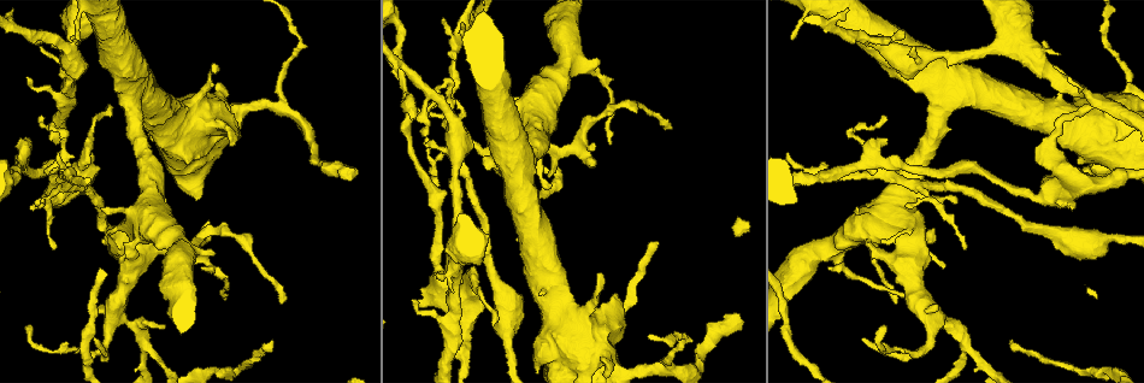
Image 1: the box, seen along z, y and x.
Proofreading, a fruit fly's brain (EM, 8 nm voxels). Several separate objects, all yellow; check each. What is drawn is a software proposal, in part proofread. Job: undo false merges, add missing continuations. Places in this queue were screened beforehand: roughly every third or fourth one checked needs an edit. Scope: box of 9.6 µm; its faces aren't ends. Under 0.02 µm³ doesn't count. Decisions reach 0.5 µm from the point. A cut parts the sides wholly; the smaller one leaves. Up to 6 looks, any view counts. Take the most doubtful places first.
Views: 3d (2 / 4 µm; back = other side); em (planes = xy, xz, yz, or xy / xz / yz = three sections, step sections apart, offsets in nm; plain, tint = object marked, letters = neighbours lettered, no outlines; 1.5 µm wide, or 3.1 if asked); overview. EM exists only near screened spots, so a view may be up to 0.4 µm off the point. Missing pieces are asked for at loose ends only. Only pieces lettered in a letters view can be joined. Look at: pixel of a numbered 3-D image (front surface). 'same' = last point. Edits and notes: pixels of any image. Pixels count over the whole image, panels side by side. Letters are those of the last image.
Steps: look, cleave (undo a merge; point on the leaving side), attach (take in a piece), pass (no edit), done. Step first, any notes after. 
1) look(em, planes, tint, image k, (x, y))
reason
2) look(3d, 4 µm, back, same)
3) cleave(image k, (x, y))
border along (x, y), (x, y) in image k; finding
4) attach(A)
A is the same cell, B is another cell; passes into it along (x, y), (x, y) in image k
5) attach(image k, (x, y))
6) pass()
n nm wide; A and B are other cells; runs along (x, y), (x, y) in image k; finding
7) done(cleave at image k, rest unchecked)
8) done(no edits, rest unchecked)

look(em, xz, step 8, letters, image 1, (741, 318))
long arm stops here

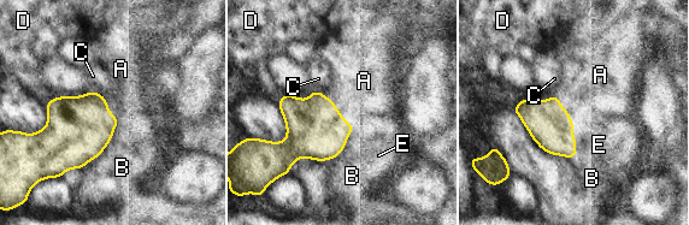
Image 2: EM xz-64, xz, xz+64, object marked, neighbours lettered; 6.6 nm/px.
look(em, planes, letters, same)

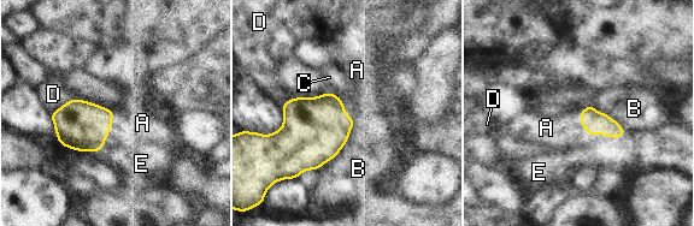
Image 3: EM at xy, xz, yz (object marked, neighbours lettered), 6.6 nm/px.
attach(A)
A is the same cell, B, C, D and E are other cells; passes into it along (315, 130), (342, 106), (365, 100) in image 3; it goes on there

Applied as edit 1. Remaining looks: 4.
look(3d, 4 µm, image 1, (66, 140))
abrupt turn

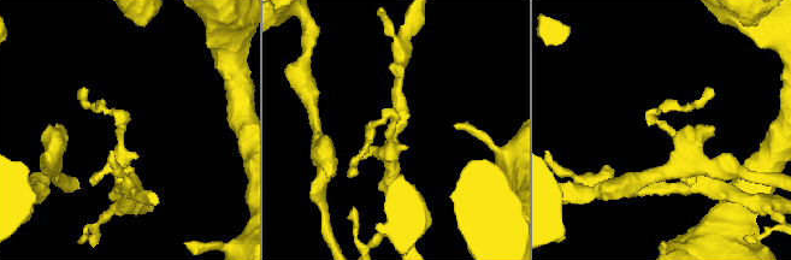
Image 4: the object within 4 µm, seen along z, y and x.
look(em, xz, step 8, tint, image 4, (124, 125))
now the EM

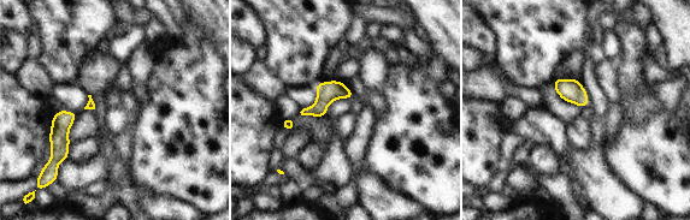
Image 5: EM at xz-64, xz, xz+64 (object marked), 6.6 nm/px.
look(em, yz, step 8, letters, same)
another direction

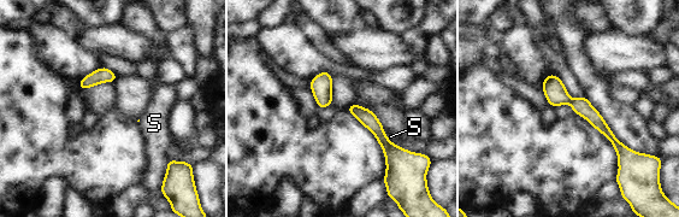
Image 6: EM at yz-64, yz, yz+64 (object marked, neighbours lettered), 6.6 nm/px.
pass()
S touches over 130 nm; S is another cell; runs along (550, 77), (610, 135), (624, 168) in image 6; continuous, no second neuron

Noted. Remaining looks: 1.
done(attach at image 3, rest unchecked)

